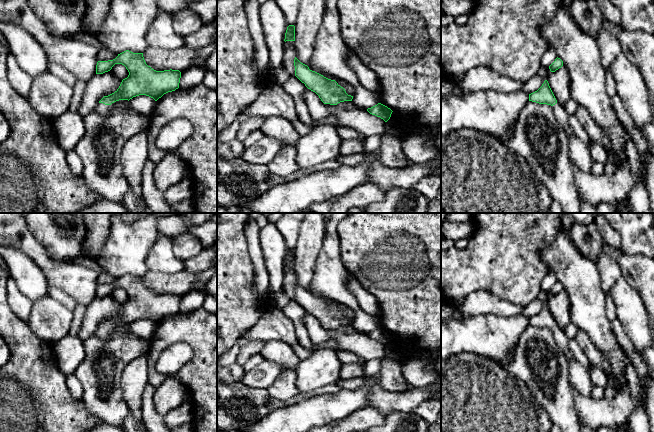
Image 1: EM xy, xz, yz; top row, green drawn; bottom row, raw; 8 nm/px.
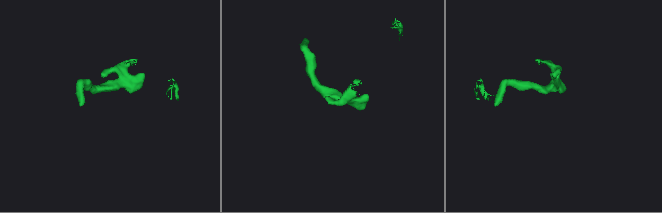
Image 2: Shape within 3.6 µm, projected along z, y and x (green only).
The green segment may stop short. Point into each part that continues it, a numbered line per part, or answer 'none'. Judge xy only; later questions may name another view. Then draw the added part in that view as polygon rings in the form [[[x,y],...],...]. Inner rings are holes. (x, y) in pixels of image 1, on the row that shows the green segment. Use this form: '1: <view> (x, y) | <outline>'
1: xy (102, 109) | [[[98,103],[95,107],[95,111],[103,116],[107,116],[111,113],[112,105],[105,105],[103,103]]]

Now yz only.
1: yz (559, 111) | [[[556,103],[552,106],[553,114],[559,122],[559,124],[564,128],[568,136],[574,135],[571,127],[569,126],[569,114],[567,113],[565,106]]]

